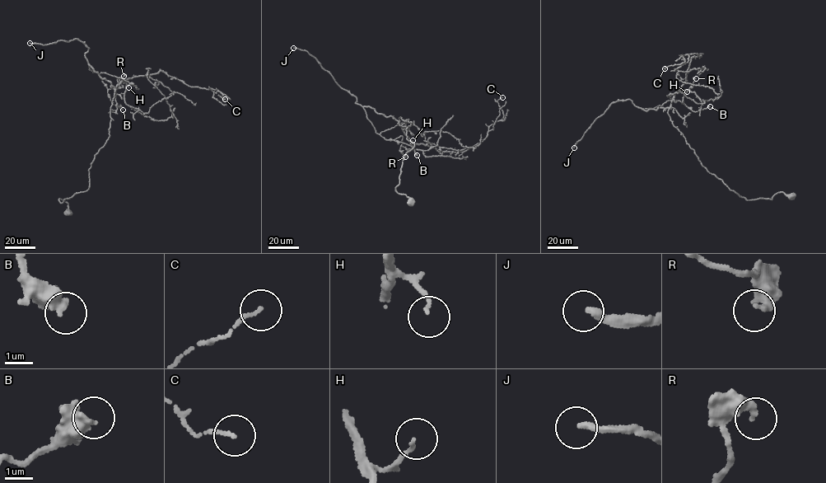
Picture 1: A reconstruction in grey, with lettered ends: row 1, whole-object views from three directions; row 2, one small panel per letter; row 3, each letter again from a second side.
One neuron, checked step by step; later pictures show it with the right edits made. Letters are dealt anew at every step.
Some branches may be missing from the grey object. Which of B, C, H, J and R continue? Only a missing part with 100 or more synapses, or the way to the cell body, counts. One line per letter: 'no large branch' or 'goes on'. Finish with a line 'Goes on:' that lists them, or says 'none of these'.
B: no large branch
C: no large branch
H: no large branch
J: goes on
R: no large branch
Goes on: J

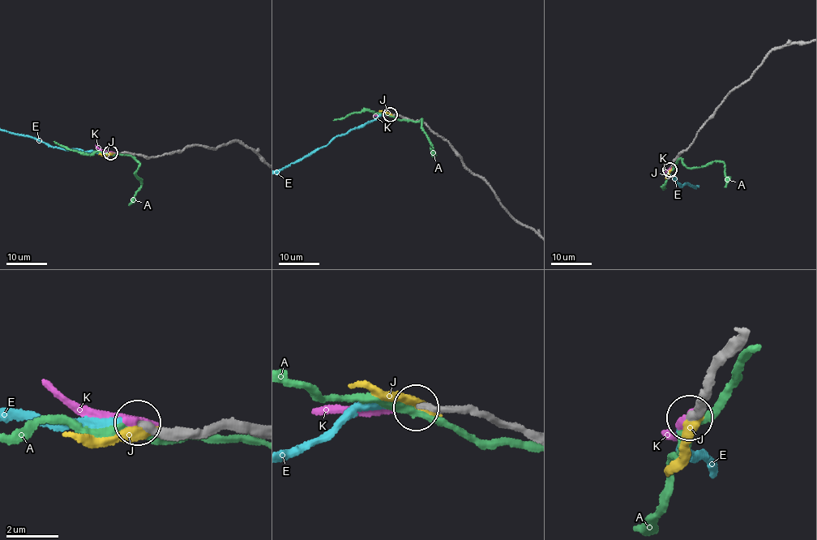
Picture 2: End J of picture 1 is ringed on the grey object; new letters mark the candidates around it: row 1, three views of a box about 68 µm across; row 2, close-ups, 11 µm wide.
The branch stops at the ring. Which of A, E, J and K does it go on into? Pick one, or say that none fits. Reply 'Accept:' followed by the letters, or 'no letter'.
Accept: E

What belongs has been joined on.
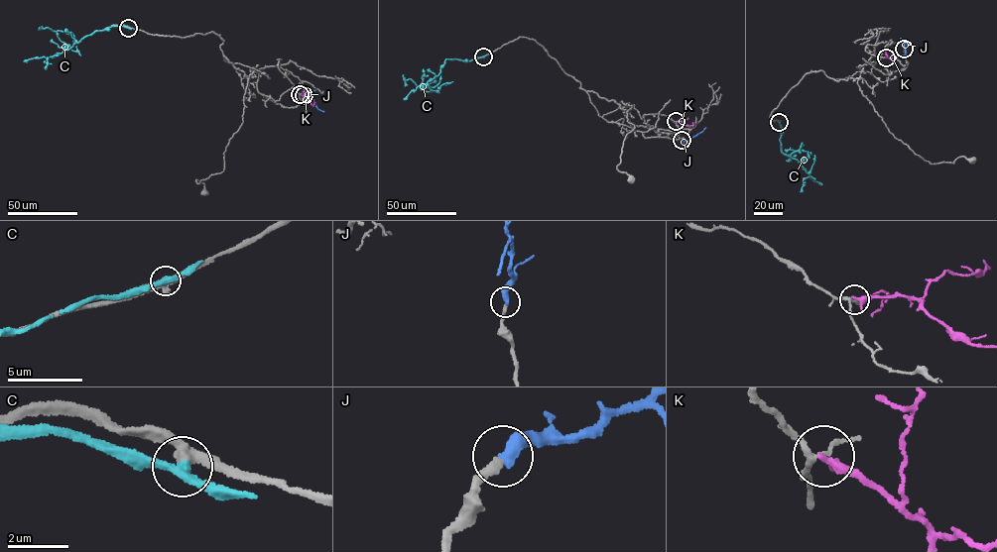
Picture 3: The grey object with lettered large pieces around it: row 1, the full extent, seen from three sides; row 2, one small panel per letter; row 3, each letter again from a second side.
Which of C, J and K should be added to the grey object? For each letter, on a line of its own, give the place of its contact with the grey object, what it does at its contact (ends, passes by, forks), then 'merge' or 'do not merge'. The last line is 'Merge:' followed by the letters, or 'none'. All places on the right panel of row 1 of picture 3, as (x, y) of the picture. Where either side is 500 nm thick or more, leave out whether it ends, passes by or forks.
C: (779, 122) | it passes by | do not merge
J: (904, 49) | it ends | merge
K: (886, 57) | it ends | do not merge
Merge: J

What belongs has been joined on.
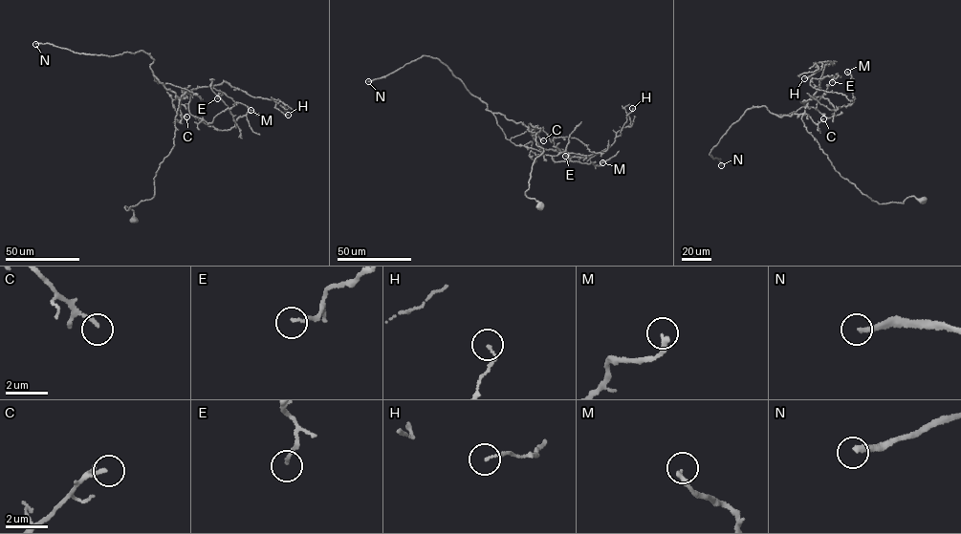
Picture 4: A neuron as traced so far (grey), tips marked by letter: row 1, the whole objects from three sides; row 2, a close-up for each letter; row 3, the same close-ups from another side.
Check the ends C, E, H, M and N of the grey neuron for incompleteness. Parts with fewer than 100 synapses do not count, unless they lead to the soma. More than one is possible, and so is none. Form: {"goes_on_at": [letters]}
{"goes_on_at": ["N"]}

